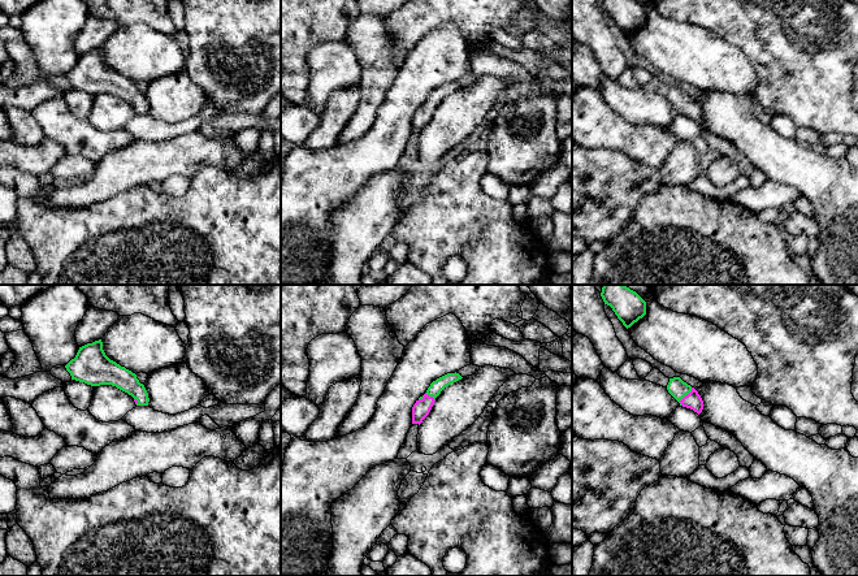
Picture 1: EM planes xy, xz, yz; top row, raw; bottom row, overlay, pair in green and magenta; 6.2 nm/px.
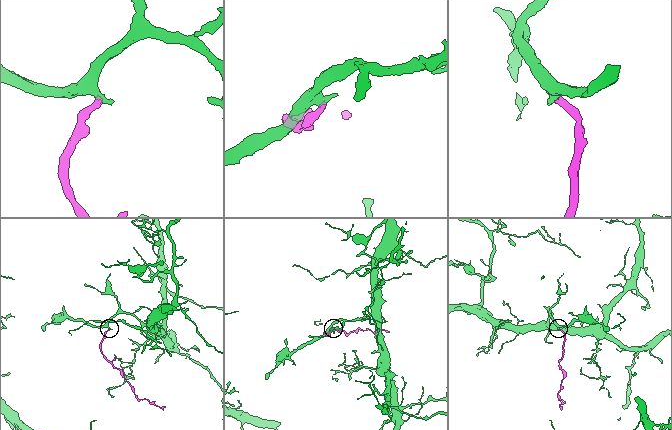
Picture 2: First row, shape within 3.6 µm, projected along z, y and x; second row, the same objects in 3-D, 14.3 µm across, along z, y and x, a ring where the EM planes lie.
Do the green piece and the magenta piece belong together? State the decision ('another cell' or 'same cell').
same cell

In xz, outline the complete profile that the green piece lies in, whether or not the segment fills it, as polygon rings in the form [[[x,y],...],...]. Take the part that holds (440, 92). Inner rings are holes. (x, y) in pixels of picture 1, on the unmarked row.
[[[455,81],[455,82],[447,82],[437,87],[436,90],[433,90],[430,95],[428,96],[426,101],[422,105],[420,105],[412,116],[412,133],[420,134],[422,129],[429,124],[436,111],[436,107],[441,103],[441,100],[446,95],[462,87],[463,86]]]

